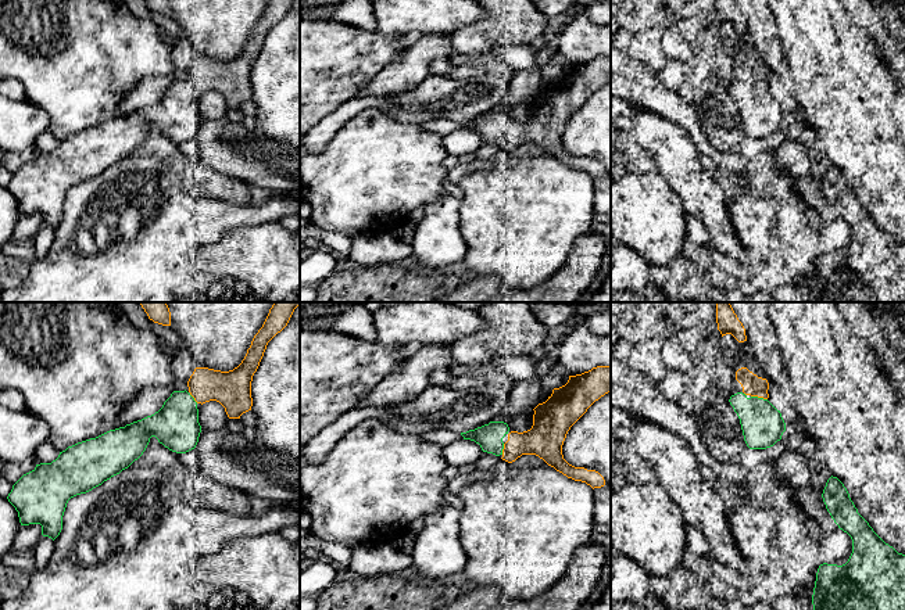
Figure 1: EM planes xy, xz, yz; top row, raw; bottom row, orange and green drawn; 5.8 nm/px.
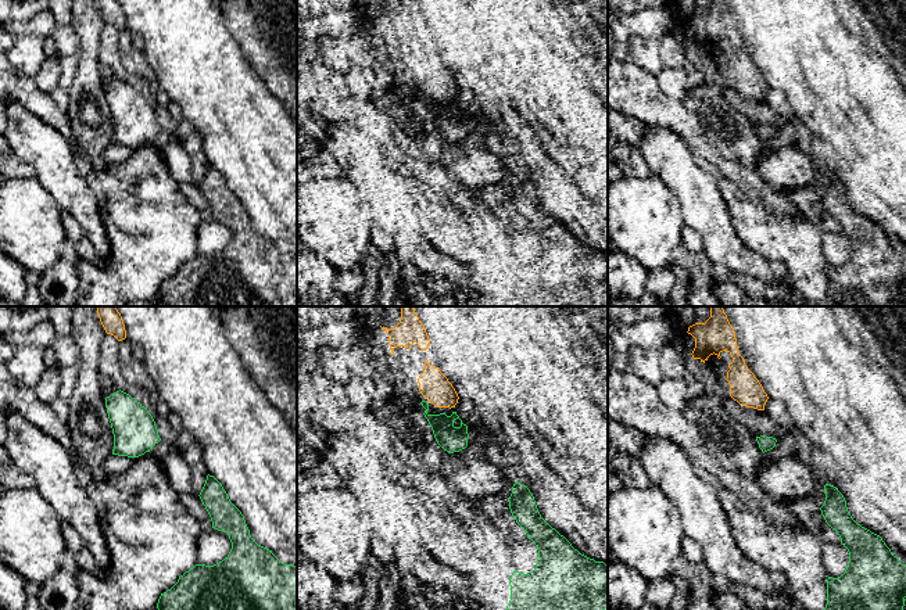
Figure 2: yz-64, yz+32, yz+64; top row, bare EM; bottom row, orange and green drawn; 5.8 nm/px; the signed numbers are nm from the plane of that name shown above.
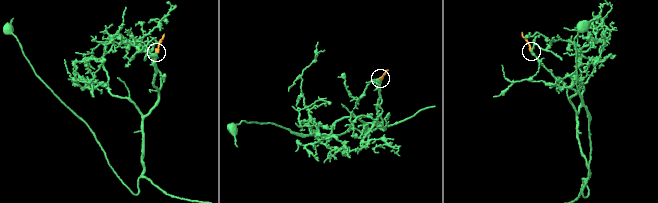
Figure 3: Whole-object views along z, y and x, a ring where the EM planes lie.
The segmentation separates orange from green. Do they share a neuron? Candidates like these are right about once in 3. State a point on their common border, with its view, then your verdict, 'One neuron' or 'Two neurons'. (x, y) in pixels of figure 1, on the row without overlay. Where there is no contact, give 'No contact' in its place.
Touches orange at yz (759, 86). One neuron

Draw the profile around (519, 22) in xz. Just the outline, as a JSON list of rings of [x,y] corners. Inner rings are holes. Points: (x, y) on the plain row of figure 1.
[[[477,0],[477,4],[484,11],[484,17],[477,22],[457,29],[448,36],[458,54],[483,54],[504,44],[527,47],[539,36],[547,36],[548,18],[532,0]]]

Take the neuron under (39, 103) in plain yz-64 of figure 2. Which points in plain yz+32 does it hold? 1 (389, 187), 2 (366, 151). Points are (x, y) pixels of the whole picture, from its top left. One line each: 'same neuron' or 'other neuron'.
1: other neuron
2: other neuron

